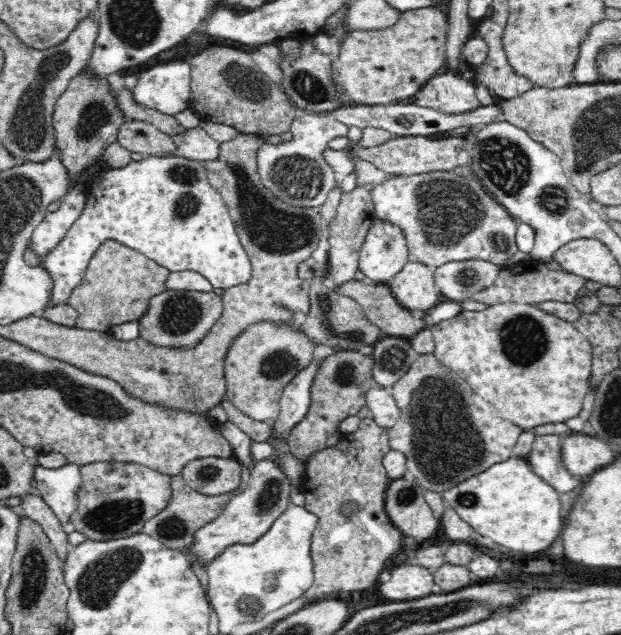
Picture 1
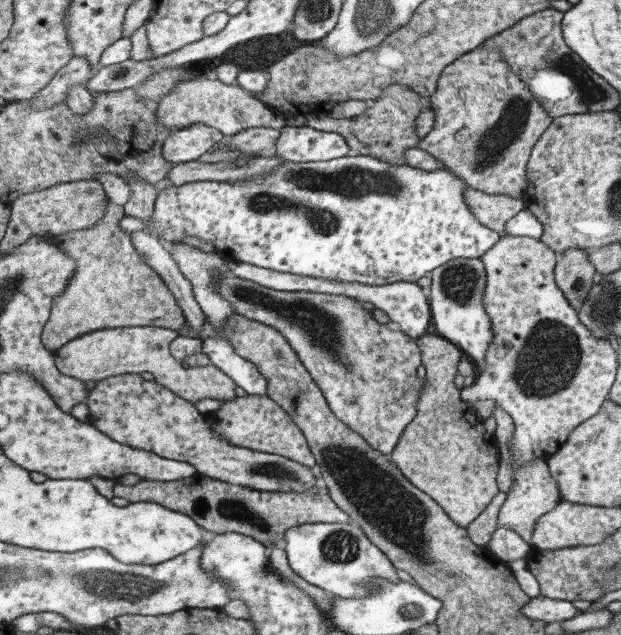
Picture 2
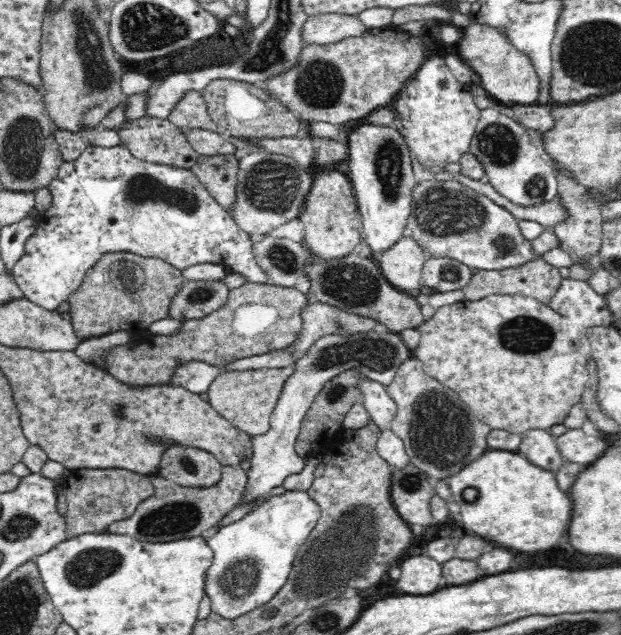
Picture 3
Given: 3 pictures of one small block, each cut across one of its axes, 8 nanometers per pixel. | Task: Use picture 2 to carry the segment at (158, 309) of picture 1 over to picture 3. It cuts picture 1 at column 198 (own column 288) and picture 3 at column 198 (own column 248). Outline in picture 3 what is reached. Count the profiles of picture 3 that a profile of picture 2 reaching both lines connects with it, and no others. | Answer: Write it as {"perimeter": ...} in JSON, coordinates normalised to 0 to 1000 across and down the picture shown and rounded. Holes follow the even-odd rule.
{"perimeter":[[[361,441],[296,444],[274,472],[269,499],[291,509],[332,501],[366,479],[370,460]]]}

